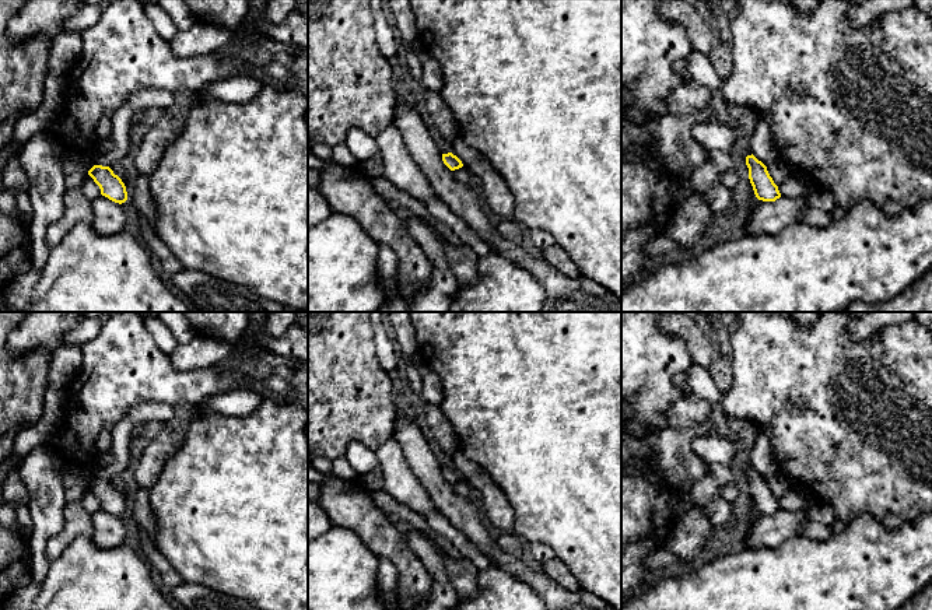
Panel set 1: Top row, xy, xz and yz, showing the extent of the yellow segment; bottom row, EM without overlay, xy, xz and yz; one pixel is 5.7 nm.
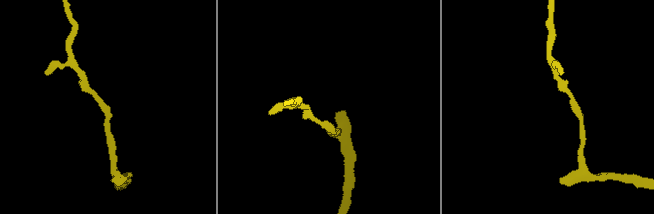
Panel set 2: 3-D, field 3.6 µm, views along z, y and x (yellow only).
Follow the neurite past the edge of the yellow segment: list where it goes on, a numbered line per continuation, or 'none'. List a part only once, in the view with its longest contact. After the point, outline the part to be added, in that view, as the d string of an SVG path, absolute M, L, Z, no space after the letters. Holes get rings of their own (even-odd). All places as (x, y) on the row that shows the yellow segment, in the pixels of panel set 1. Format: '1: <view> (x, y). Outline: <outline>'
none

